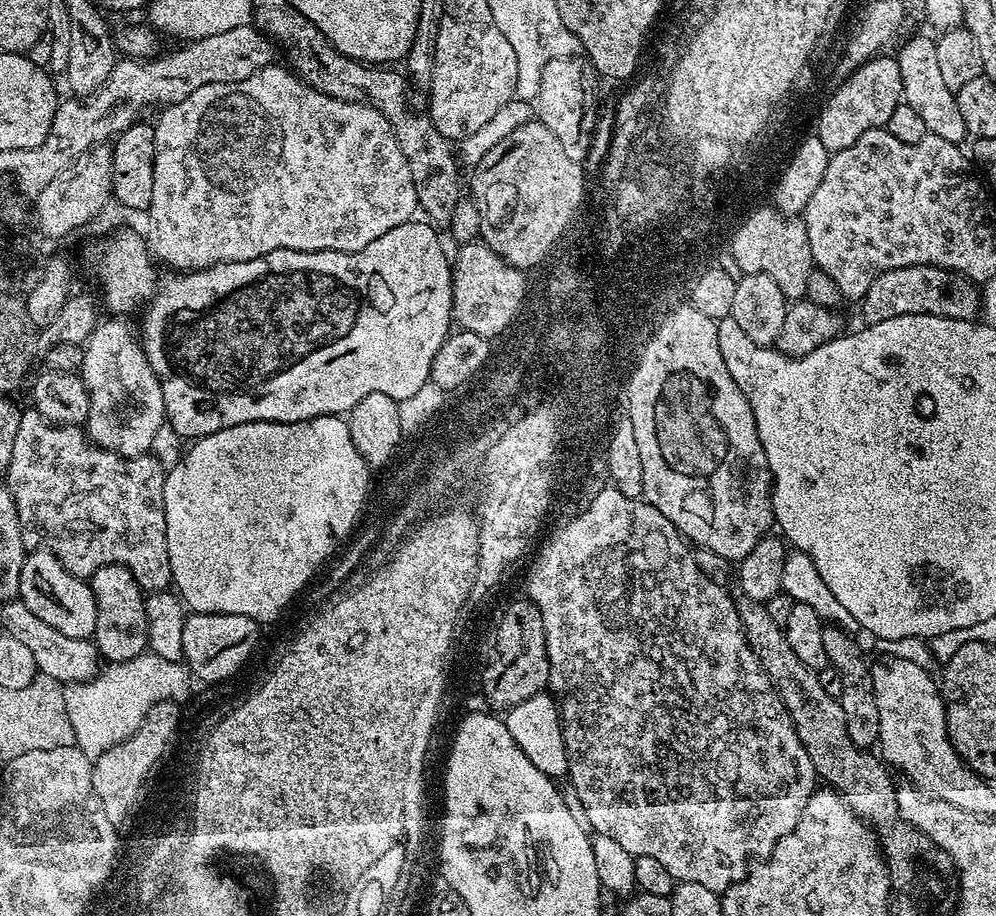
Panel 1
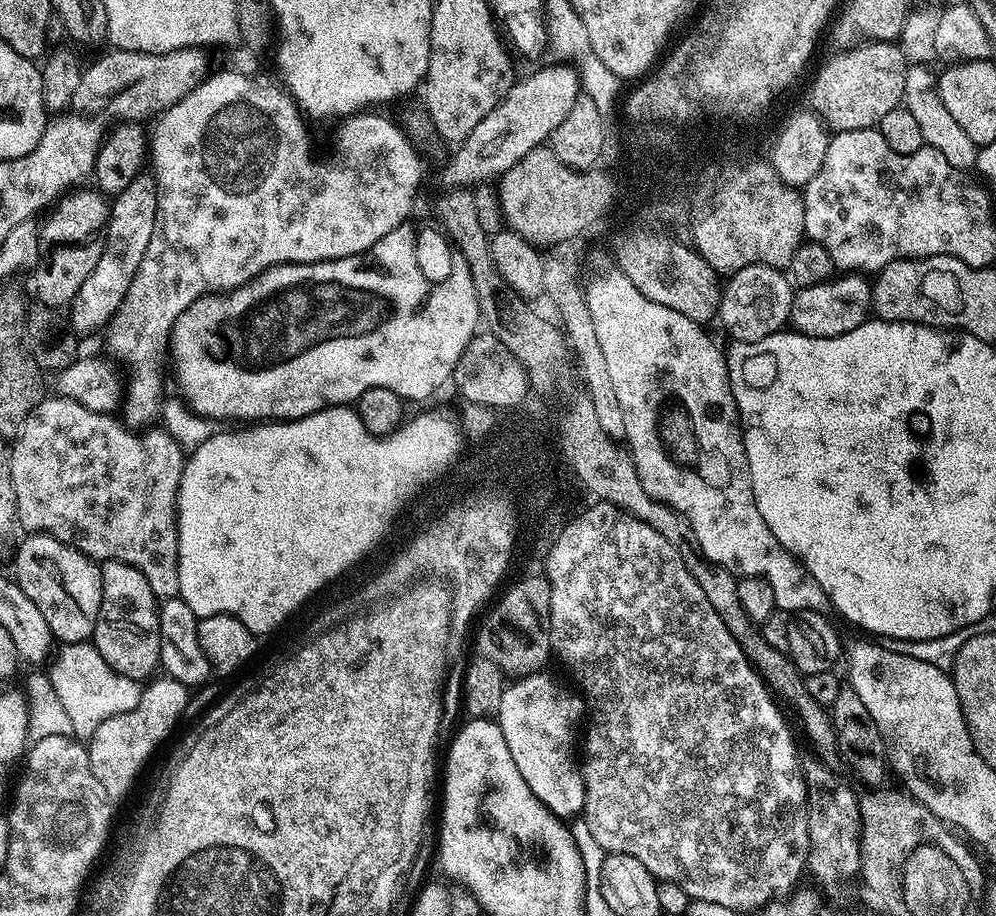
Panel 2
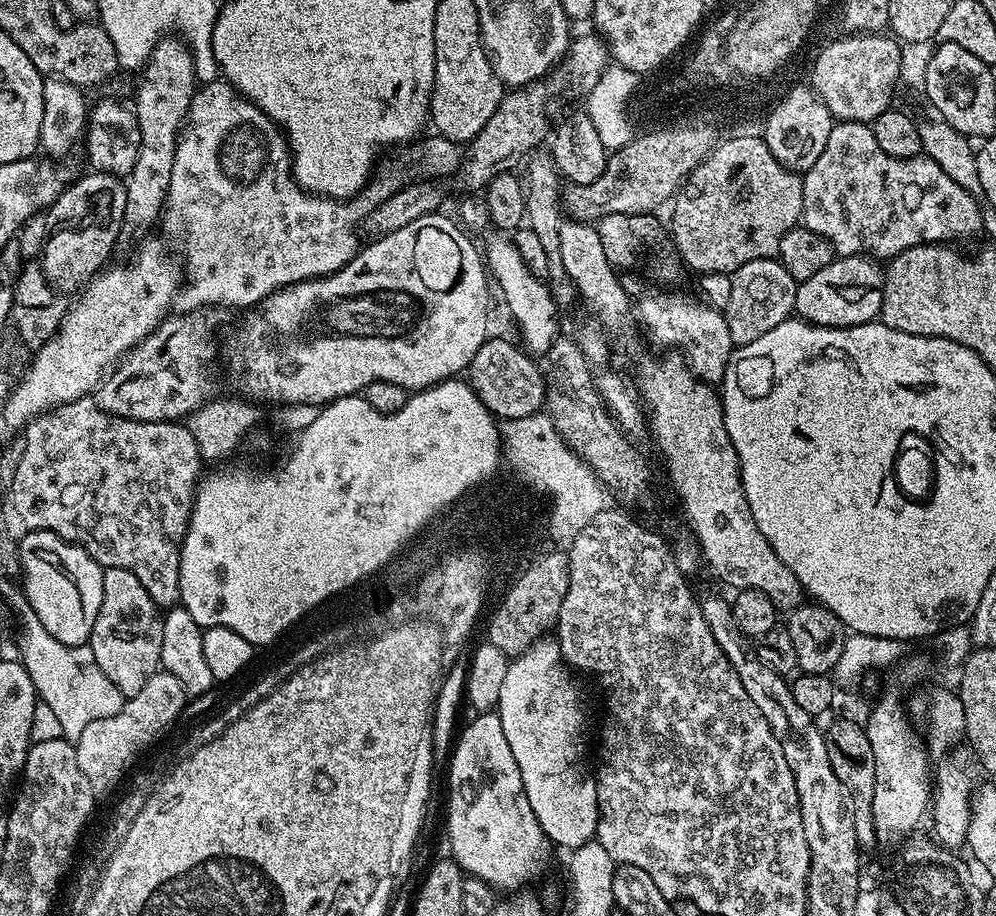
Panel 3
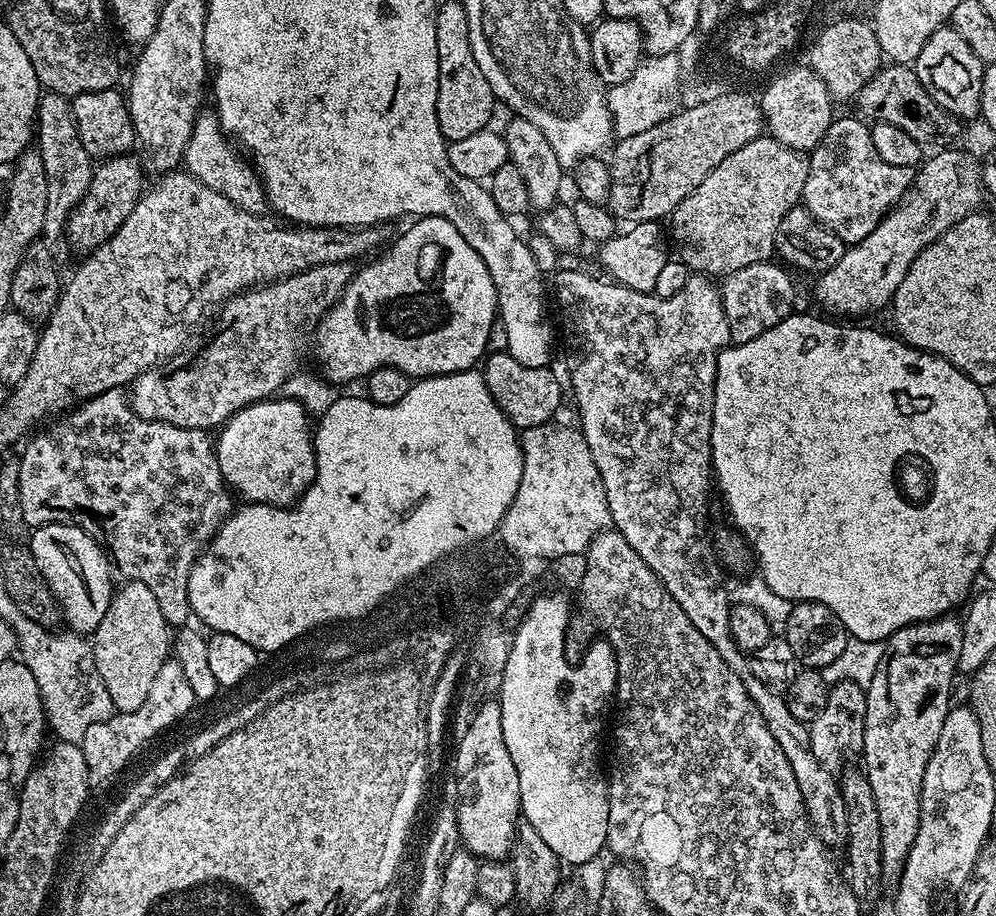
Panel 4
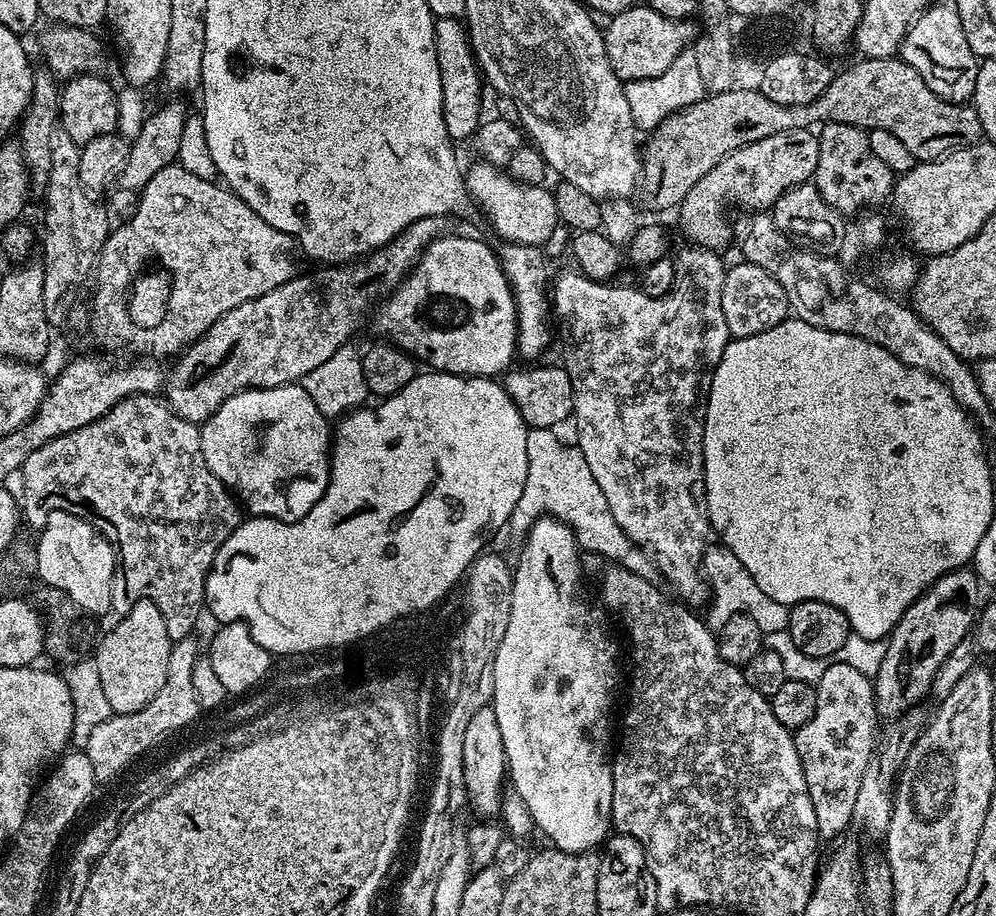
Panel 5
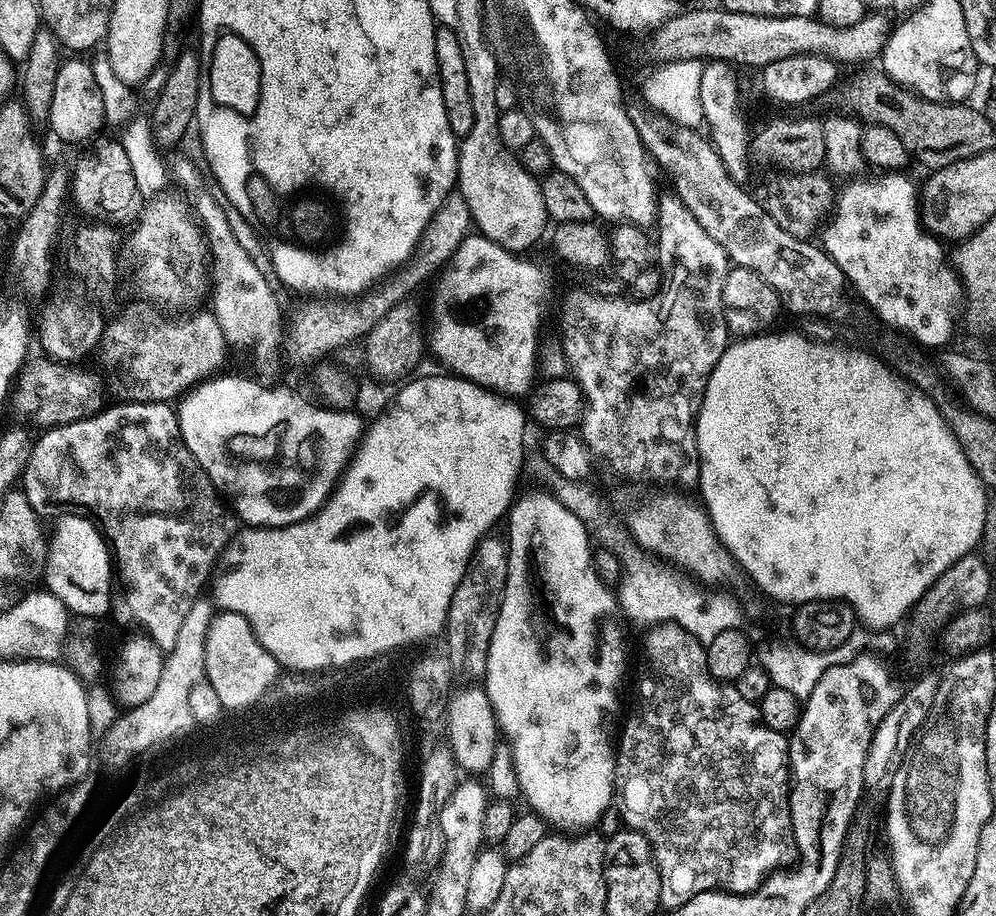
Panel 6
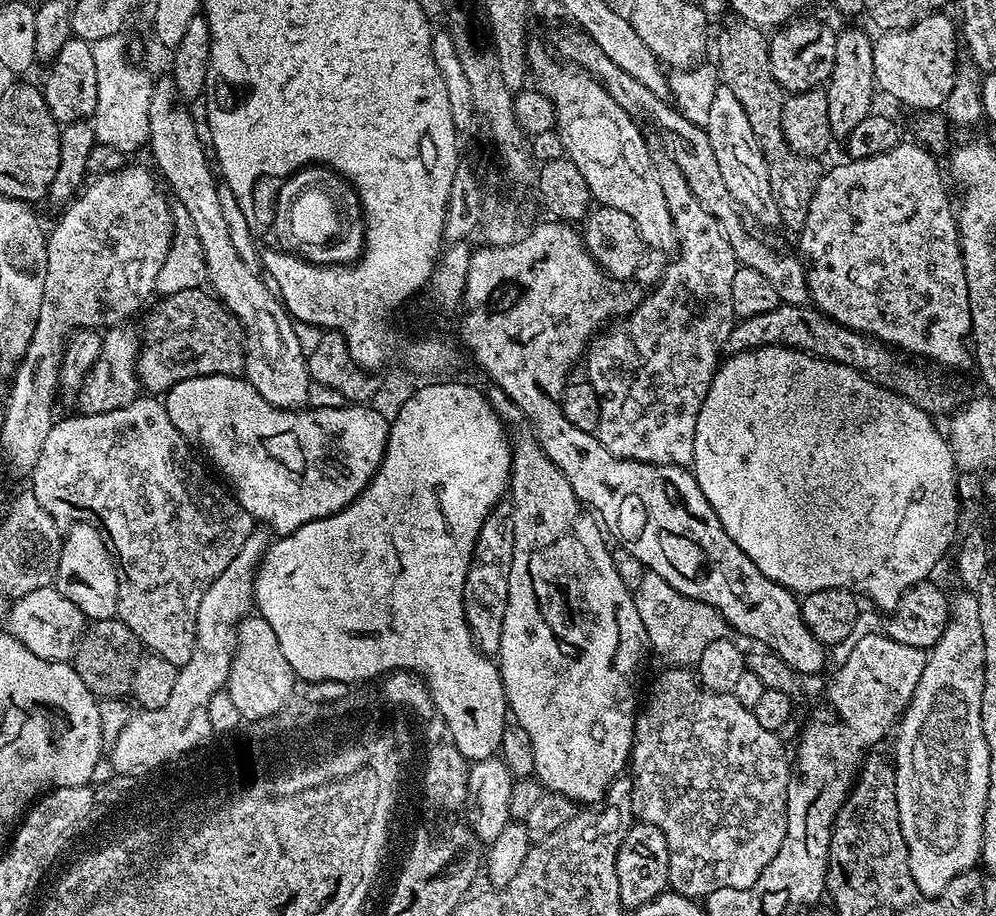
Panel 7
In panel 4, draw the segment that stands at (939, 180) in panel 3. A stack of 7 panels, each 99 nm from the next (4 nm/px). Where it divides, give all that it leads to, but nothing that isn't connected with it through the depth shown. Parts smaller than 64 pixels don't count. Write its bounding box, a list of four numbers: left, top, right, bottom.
[802,116,914,246]

